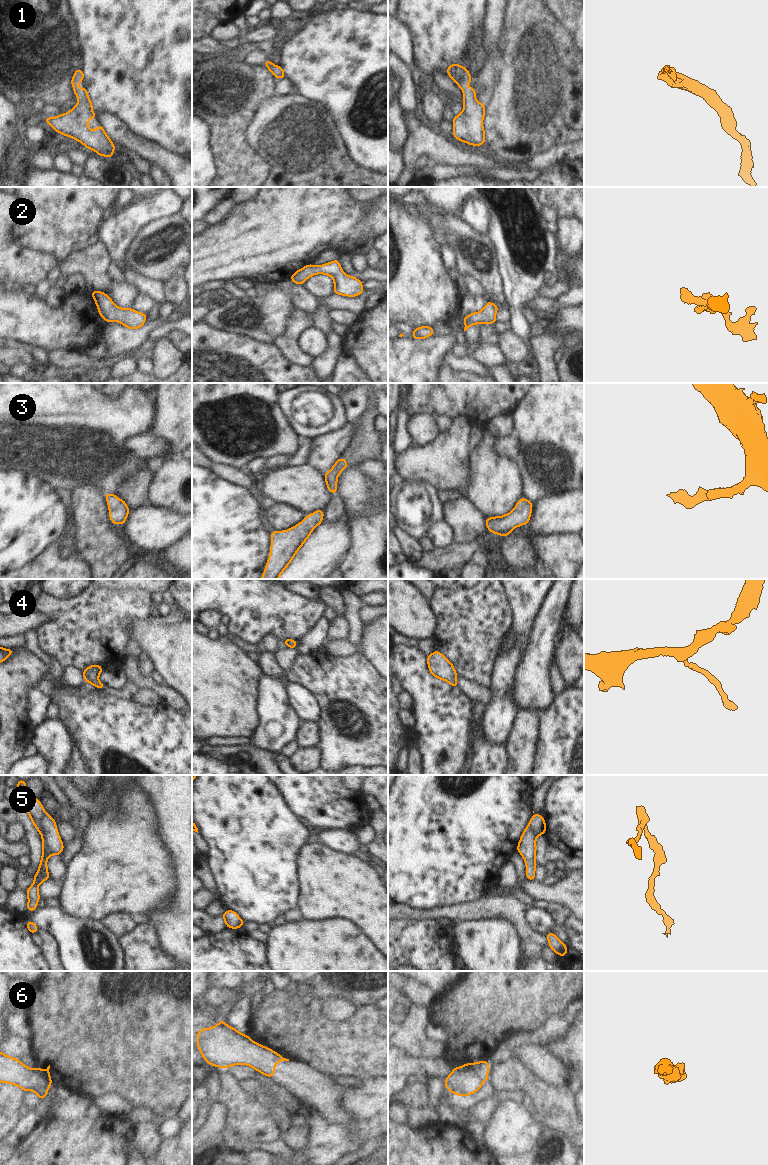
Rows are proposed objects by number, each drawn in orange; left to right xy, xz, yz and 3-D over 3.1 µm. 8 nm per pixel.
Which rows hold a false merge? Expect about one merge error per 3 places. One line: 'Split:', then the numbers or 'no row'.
Split: 5

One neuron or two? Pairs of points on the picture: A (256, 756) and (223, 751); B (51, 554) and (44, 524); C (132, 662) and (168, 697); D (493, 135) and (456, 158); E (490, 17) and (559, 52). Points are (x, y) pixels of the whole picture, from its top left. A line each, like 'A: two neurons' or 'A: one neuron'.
A: one neuron
B: two neurons
C: one neuron
D: two neurons
E: two neurons

